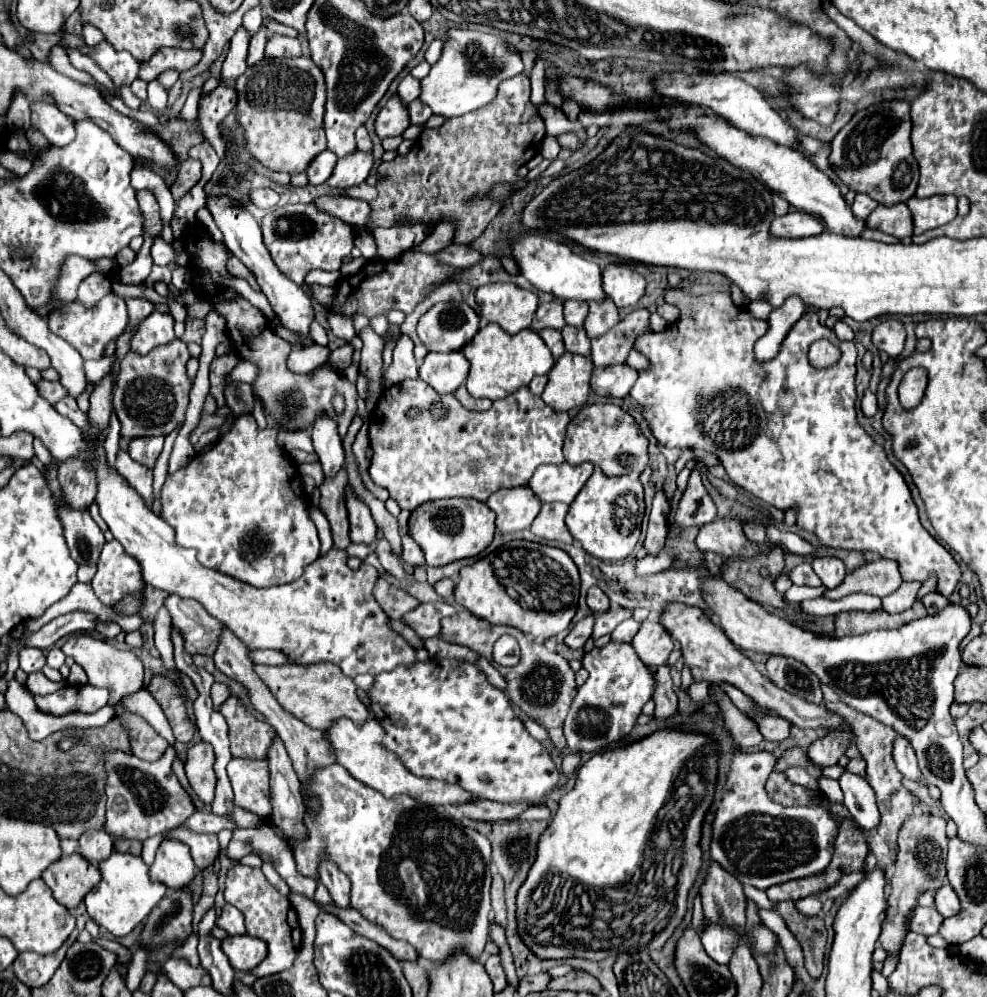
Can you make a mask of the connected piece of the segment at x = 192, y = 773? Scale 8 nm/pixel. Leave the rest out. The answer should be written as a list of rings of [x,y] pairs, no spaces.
[[[200,741],[194,747],[190,747],[188,759],[186,759],[188,781],[206,805],[212,803],[212,795],[214,795],[214,787],[216,787],[214,761],[216,761],[214,749],[206,741]]]

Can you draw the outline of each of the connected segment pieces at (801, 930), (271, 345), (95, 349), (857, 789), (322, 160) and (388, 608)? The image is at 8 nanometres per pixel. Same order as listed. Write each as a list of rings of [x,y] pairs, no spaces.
[[[792,901],[776,903],[776,911],[784,917],[788,929],[794,937],[802,943],[804,951],[804,965],[812,979],[818,979],[824,969],[824,955],[826,955],[826,929],[824,921],[814,917],[804,917],[796,911]]]
[[[210,299],[214,305],[214,311],[226,317],[228,323],[228,333],[230,339],[234,341],[234,347],[238,349],[242,359],[248,359],[260,367],[260,375],[256,383],[252,385],[254,391],[260,395],[264,409],[270,413],[270,417],[276,419],[280,429],[308,429],[312,427],[312,419],[320,411],[328,411],[328,415],[334,413],[332,407],[332,397],[342,395],[346,409],[340,415],[340,435],[346,435],[352,419],[356,417],[356,403],[358,403],[358,393],[356,385],[350,383],[346,377],[340,377],[336,371],[322,367],[314,375],[296,375],[286,367],[286,357],[290,353],[290,343],[284,341],[282,337],[274,335],[272,329],[268,327],[268,321],[260,309],[250,305],[246,299],[234,299],[228,303],[216,305],[214,299]]]
[[[108,293],[94,307],[84,307],[80,301],[72,301],[70,305],[64,305],[60,309],[52,309],[48,313],[48,327],[52,333],[56,333],[64,341],[72,343],[72,347],[76,347],[76,351],[84,359],[102,359],[106,345],[110,341],[116,341],[124,333],[124,329],[128,327],[126,303],[116,293]]]
[[[844,771],[838,779],[840,789],[844,793],[844,805],[848,807],[852,819],[868,831],[876,829],[876,823],[880,821],[880,813],[876,807],[876,797],[868,781],[860,775],[854,775],[850,771]]]
[[[322,151],[322,153],[318,153],[314,159],[312,159],[312,163],[308,165],[308,169],[306,169],[306,175],[308,175],[308,181],[312,183],[312,185],[322,185],[322,183],[326,183],[328,181],[328,175],[332,175],[332,167],[336,165],[336,161],[338,161],[338,157],[336,155],[332,155],[332,151]]]
[[[384,577],[376,581],[374,597],[380,603],[380,607],[386,611],[386,615],[390,615],[396,621],[400,621],[404,613],[408,613],[412,607],[418,605],[418,601],[410,593],[406,593],[400,585],[390,583]]]

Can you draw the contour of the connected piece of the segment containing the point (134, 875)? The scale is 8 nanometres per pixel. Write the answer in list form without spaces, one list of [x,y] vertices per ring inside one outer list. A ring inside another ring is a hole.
[[[114,851],[106,861],[98,865],[98,869],[102,881],[86,895],[84,905],[96,925],[106,927],[114,937],[124,937],[160,903],[160,899],[166,895],[166,887],[150,879],[148,865],[142,861],[142,857],[134,857],[130,853]]]

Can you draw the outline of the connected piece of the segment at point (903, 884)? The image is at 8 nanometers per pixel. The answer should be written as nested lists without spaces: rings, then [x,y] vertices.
[[[922,815],[912,817],[904,827],[900,829],[900,853],[896,861],[896,871],[892,875],[892,897],[888,915],[884,921],[884,929],[880,933],[880,947],[894,955],[900,951],[904,937],[908,935],[906,917],[910,911],[916,909],[918,897],[924,891],[936,891],[946,881],[946,853],[948,853],[948,837],[946,837],[946,819],[938,815]]]

